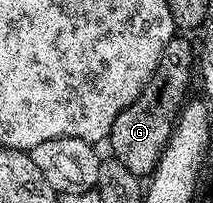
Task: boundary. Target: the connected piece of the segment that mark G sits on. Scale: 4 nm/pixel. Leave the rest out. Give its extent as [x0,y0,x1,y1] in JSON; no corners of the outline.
[109,34,197,178]

